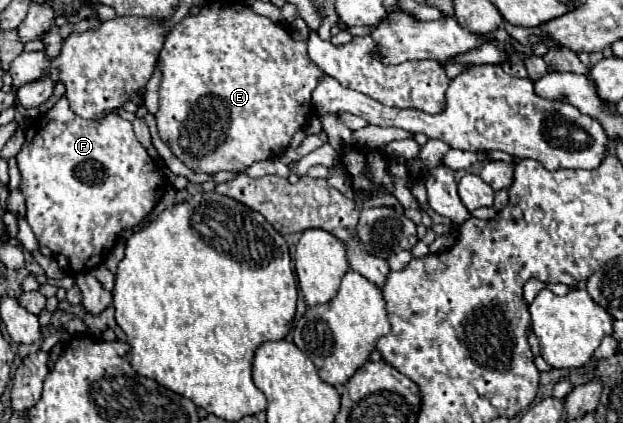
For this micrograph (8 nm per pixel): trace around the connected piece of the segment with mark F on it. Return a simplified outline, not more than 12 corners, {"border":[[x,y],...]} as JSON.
{"border":[[60,97],[16,155],[68,275],[104,263],[166,177],[118,113]]}

